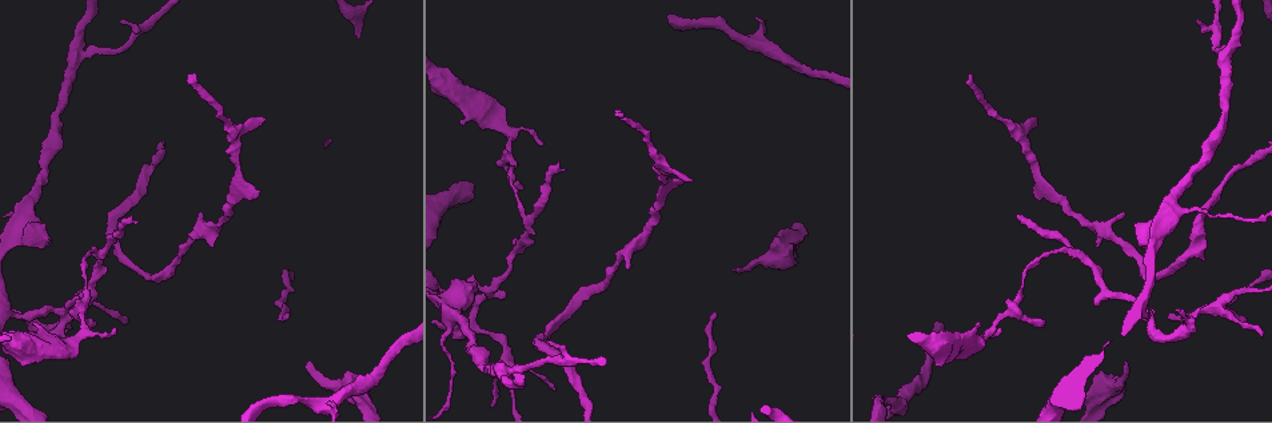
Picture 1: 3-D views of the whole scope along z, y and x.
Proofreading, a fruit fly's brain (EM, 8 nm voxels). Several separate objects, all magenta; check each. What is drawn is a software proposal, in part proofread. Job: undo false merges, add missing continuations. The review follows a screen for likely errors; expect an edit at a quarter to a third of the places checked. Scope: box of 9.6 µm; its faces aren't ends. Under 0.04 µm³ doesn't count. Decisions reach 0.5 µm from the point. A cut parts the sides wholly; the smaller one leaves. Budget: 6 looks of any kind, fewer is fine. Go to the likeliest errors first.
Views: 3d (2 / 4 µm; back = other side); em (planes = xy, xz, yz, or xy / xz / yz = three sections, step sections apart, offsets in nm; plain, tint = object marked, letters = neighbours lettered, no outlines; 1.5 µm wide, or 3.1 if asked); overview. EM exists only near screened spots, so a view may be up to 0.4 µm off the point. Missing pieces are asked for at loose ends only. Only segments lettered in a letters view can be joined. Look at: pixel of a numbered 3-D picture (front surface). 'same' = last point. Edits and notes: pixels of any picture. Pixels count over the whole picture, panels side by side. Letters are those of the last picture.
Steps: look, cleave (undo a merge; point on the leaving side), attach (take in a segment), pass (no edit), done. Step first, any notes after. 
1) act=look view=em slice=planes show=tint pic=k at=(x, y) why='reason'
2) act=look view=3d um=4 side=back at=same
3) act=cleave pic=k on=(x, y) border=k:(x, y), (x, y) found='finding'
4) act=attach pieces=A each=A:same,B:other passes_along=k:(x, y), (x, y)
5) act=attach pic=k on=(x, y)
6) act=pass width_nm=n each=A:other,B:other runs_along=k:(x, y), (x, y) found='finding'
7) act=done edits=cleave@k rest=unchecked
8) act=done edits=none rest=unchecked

act=look view=em slice=yz step=8 show=tint pic=1 at=(310, 362) why='branch stops here'

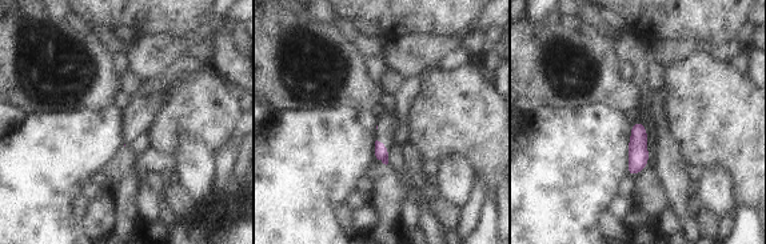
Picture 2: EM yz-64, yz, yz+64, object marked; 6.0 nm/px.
act=look view=em slice=yz step=8 show=letters at=same why='what lies round it'

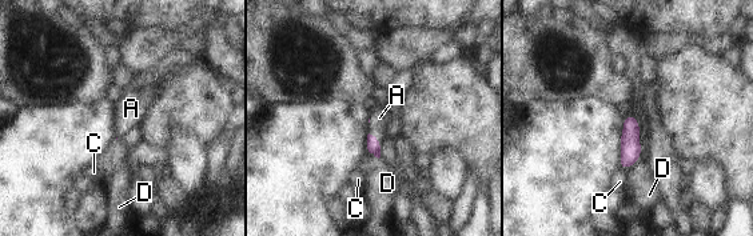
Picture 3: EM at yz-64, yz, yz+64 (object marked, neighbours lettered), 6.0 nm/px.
act=attach pieces=A each=A:same,C:other,D:other passes_along=3:(373, 146), (374, 136), (379, 118) found='the neuron continues'

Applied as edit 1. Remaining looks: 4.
act=look view=em slice=planes show=plain pic=1 at=(64, 313) why='three arms meet'

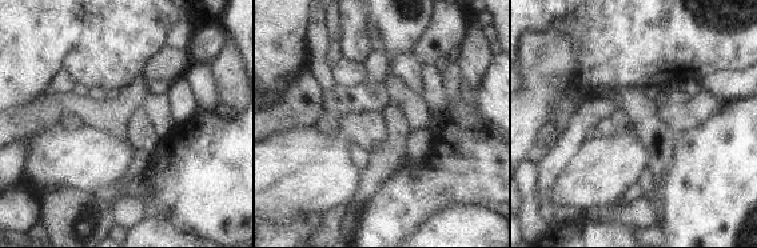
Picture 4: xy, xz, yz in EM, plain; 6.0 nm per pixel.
act=look view=em slice=planes show=letters at=same

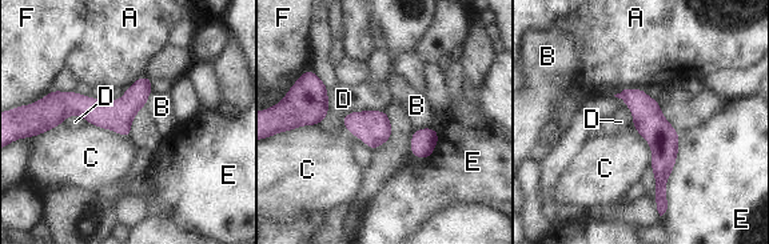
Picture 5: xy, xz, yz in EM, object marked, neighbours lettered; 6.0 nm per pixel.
act=pass width_nm=190 each=A:other,B:other,C:other,D:other,E:other,F:other found='continuous, no second neuron'

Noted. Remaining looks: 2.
act=look view=3d um=2 pic=1 at=(1077, 257) why='calibre changes'

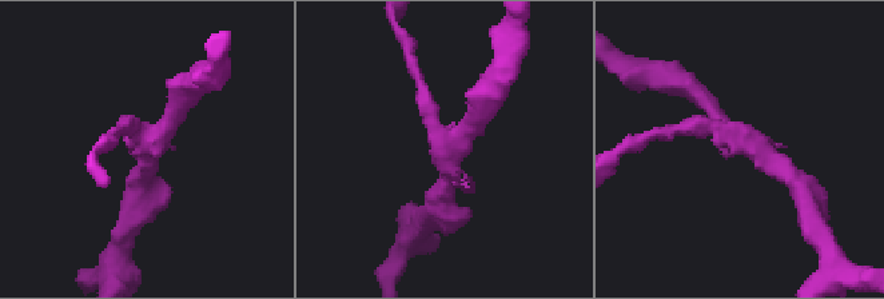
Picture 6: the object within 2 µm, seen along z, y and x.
act=look view=em slice=planes show=letters pic=6 at=(151, 145) why='need the tissue'

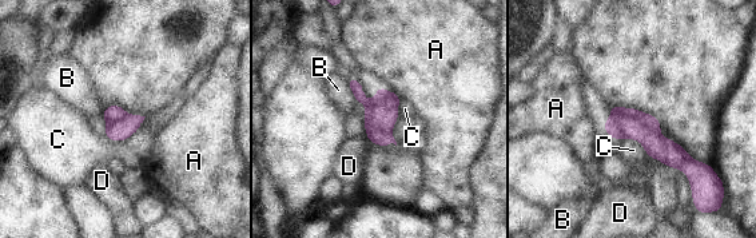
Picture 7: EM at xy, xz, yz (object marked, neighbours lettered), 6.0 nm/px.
act=cleave pic=7 on=(652, 122) longest_contact=C:240nm each=A:other,B:other,C:other,D:other found='two neurons meet here'

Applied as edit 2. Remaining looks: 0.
act=done edits=attach@3,cleave@7 rest=unchecked

